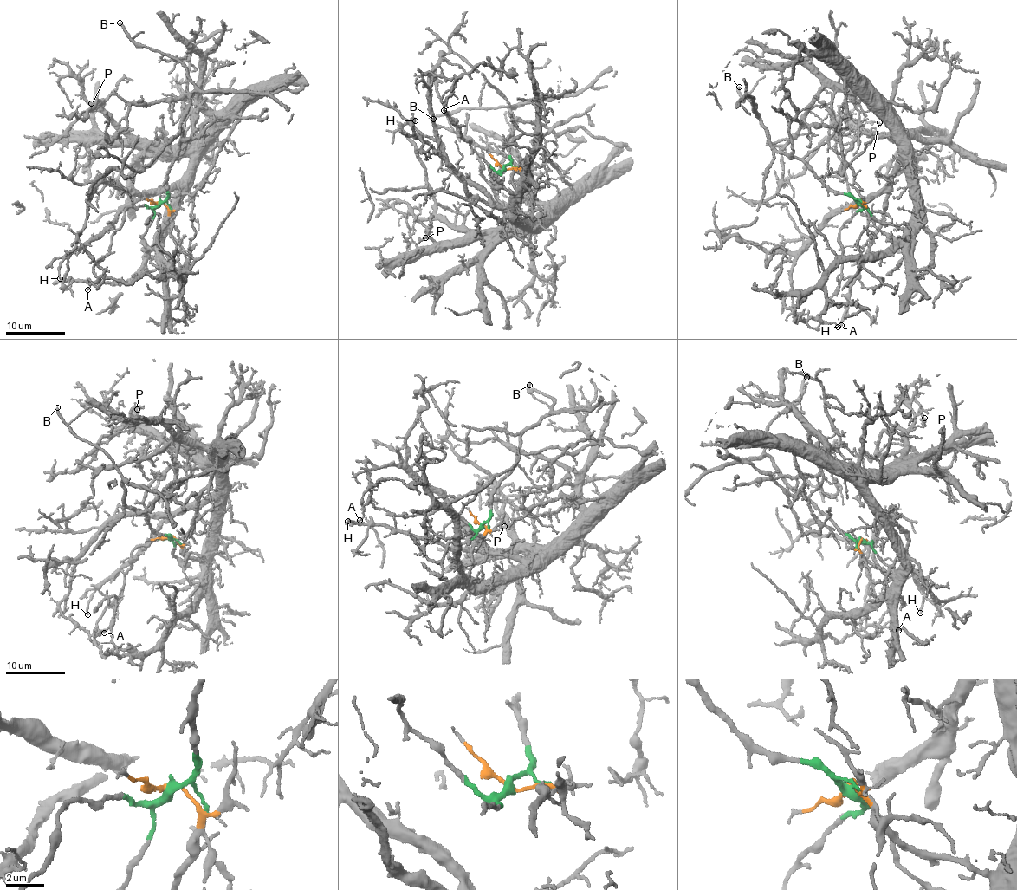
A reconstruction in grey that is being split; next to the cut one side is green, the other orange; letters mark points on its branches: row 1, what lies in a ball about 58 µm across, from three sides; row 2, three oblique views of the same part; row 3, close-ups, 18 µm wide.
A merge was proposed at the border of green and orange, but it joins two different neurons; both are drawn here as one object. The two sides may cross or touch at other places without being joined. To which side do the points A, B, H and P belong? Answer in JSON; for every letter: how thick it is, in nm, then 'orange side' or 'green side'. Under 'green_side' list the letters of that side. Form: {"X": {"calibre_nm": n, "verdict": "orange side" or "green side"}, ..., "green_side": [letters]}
{"A": {"calibre_nm": 110, "verdict": "green side"}, "B": {"calibre_nm": 240, "verdict": "green side"}, "H": {"calibre_nm": 180, "verdict": "orange side"}, "P": {"calibre_nm": 150, "verdict": "orange side"}, "green_side": ["A", "B"]}

